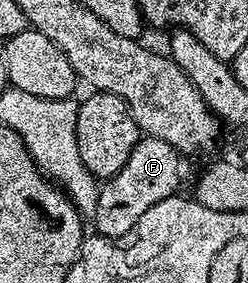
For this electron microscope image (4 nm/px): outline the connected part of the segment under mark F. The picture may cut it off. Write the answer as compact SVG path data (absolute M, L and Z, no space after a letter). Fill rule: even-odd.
M143 136L139 139L136 147L132 147L132 155L128 155L128 163L124 163L124 167L120 167L120 171L116 171L116 175L109 178L98 190L96 215L92 219L92 225L98 228L95 229L97 236L126 238L136 227L136 223L144 215L144 211L148 211L148 207L156 207L156 203L175 196L179 192L178 184L182 181L181 160L183 161L183 158L178 150L172 147L172 143L159 137Z

